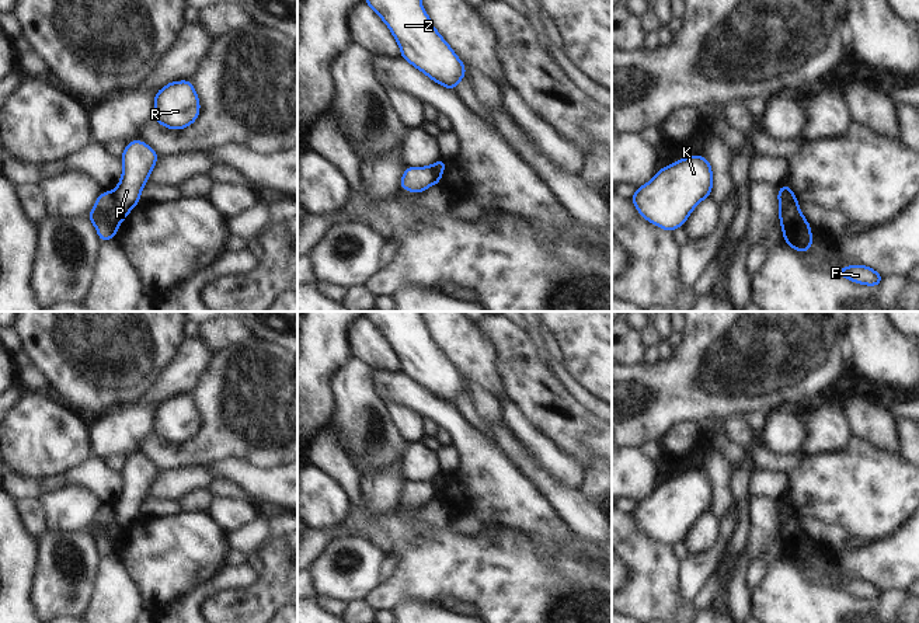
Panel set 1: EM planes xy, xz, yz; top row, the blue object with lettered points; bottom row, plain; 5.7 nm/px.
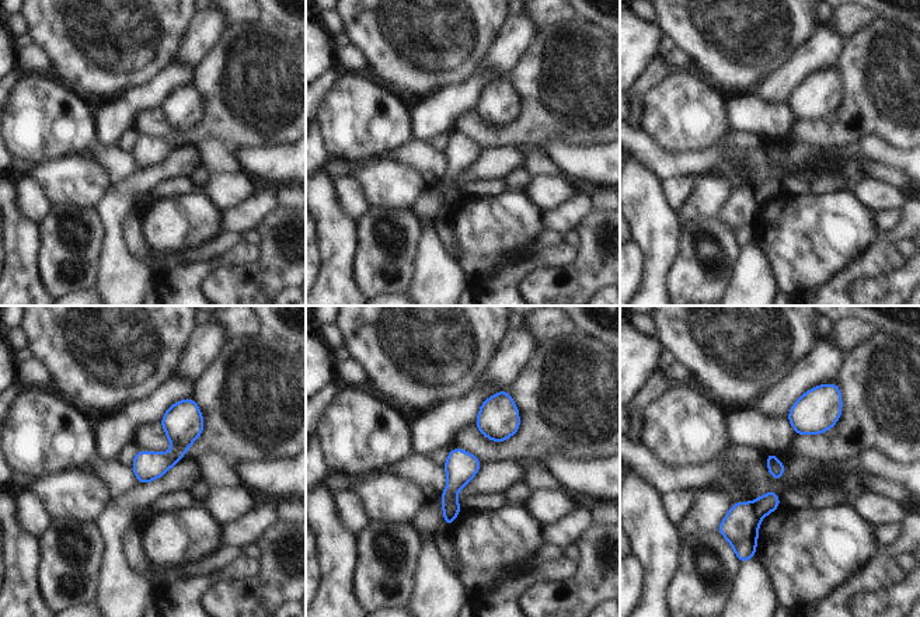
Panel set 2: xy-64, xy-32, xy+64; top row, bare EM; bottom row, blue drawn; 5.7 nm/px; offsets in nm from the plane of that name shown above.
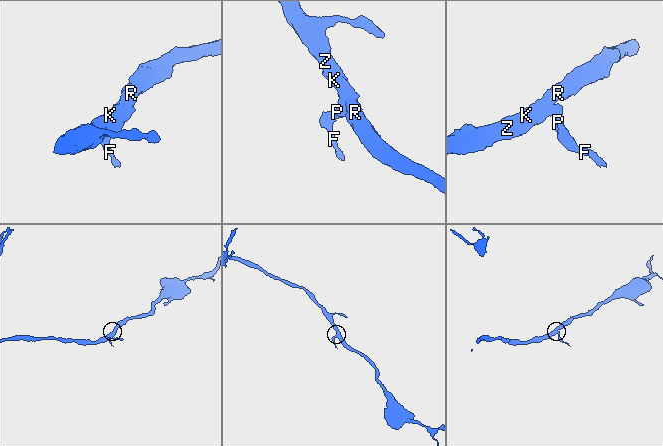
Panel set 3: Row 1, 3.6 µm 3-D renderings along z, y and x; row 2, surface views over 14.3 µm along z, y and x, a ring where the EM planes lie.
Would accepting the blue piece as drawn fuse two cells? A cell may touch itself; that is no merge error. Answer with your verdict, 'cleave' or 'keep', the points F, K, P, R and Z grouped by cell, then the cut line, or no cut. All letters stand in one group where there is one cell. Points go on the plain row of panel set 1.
cleave | F / K P R Z | xy (111, 507), (114, 521), (124, 532)

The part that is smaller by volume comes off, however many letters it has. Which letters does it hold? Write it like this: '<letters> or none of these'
F

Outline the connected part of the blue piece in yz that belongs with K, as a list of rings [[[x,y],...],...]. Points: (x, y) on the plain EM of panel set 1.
[[[687,470],[658,484],[654,493],[636,504],[630,515],[652,539],[673,546],[686,537],[696,519],[710,512],[713,485],[706,470]]]

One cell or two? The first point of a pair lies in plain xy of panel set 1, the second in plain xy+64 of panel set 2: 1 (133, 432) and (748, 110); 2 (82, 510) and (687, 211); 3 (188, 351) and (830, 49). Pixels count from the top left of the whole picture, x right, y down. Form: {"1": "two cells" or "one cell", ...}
{"1": "one cell", "2": "one cell", "3": "one cell"}

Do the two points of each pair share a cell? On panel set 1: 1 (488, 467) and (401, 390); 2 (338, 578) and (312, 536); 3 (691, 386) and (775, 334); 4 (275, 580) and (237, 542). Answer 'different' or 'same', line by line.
1: same
2: different
3: same
4: different

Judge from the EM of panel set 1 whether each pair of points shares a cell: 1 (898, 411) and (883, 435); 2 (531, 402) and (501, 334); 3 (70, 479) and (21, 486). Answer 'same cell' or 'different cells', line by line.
1: different cells
2: same cell
3: same cell

